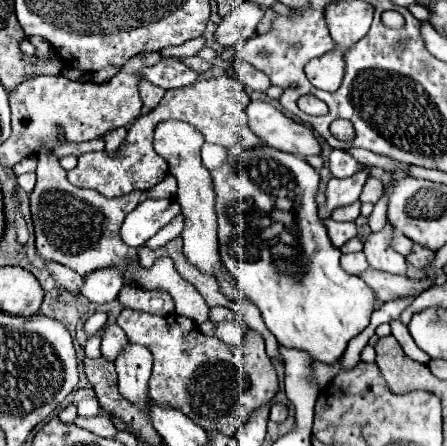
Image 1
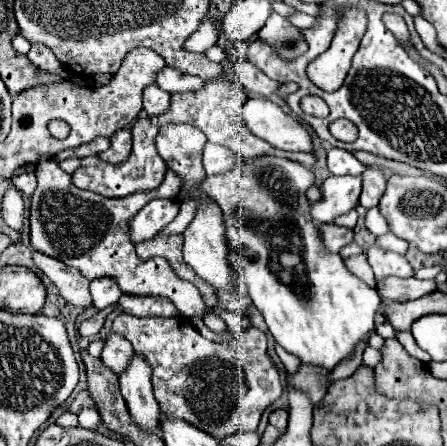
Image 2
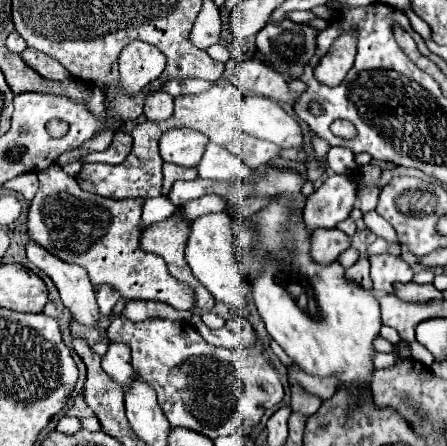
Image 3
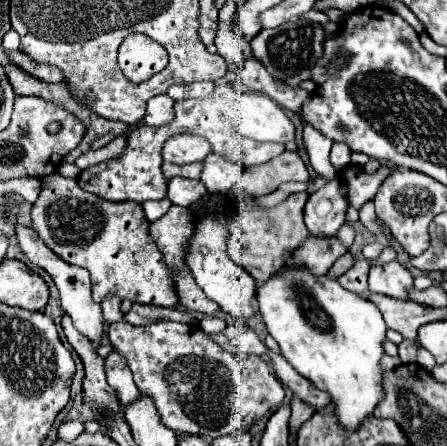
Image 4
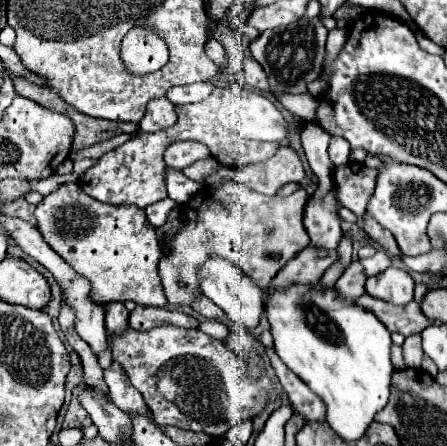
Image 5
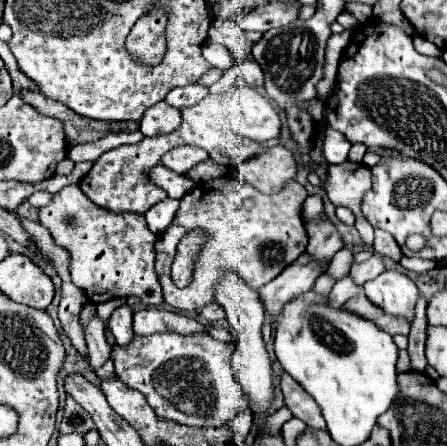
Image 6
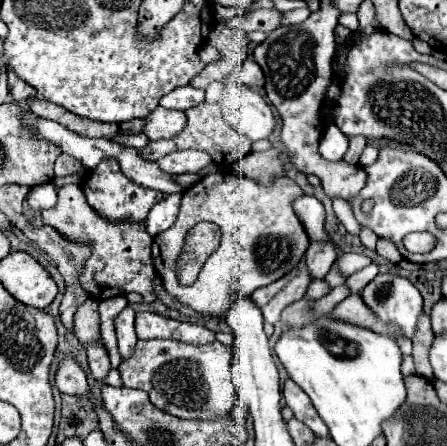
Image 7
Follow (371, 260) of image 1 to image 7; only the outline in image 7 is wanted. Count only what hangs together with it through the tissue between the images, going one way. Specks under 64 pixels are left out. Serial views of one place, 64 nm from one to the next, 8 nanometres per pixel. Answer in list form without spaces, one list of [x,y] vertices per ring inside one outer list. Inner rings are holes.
[[[378,274],[372,282],[366,284],[366,288],[362,290],[362,300],[364,304],[386,324],[396,326],[396,334],[394,338],[408,338],[412,340],[416,334],[416,324],[418,318],[422,314],[422,296],[420,292],[414,288],[414,284],[408,278],[402,276],[392,276],[392,274]]]

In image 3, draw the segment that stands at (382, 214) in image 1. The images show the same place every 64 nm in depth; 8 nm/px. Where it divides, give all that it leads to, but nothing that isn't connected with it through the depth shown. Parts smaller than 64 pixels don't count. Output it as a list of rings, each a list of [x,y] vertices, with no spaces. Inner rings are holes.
[[[368,212],[368,214],[364,216],[364,222],[366,222],[366,226],[368,226],[376,236],[380,236],[380,238],[384,238],[384,240],[388,240],[388,242],[396,242],[396,232],[394,232],[394,228],[392,228],[382,216],[378,216],[376,212]]]

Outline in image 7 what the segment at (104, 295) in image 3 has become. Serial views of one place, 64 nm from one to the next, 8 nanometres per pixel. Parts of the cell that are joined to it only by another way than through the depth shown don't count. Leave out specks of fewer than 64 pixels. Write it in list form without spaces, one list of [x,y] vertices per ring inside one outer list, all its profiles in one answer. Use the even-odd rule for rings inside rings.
[[[126,306],[118,318],[116,318],[116,336],[118,336],[118,350],[120,350],[120,356],[124,360],[128,360],[132,354],[134,354],[134,348],[136,348],[136,330],[134,330],[134,310],[130,306]]]

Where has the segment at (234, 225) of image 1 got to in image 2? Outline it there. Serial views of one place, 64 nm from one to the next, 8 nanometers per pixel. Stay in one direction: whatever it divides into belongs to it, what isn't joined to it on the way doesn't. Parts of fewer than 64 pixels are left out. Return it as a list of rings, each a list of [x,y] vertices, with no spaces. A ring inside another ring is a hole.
[[[262,156],[256,158],[256,164],[250,164],[250,172],[248,168],[244,170],[244,162],[238,158],[238,164],[232,172],[206,176],[198,190],[214,198],[224,212],[224,222],[230,226],[230,230],[226,230],[230,240],[230,264],[240,276],[254,306],[264,316],[268,332],[280,346],[284,346],[286,352],[292,352],[296,358],[300,358],[302,364],[312,364],[330,372],[342,360],[354,356],[358,344],[368,340],[374,332],[374,316],[380,308],[380,294],[350,274],[340,254],[324,252],[320,244],[320,232],[316,224],[308,220],[310,202],[306,198],[306,190],[312,184],[312,172],[302,168],[298,162],[278,156]],[[240,206],[246,206],[246,214],[236,214]]]

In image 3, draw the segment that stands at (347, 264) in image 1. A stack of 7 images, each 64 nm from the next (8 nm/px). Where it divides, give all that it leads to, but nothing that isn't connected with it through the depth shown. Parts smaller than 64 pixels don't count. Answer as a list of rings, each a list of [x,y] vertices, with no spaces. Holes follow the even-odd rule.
[[[360,258],[352,268],[346,270],[346,278],[352,280],[354,284],[358,284],[360,288],[366,288],[368,292],[372,292],[372,282],[370,282],[368,270],[370,270],[370,262],[368,262],[368,258]]]

